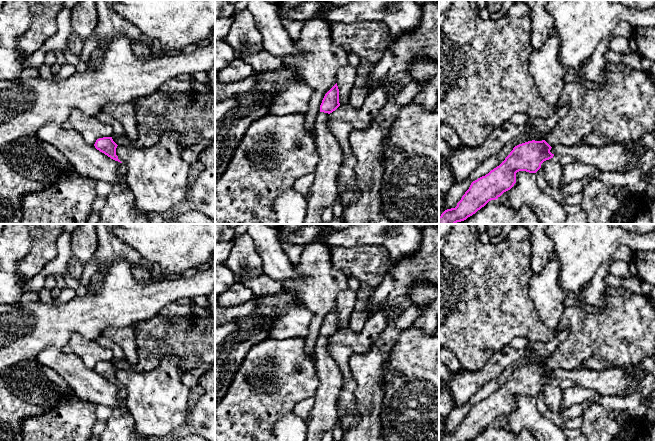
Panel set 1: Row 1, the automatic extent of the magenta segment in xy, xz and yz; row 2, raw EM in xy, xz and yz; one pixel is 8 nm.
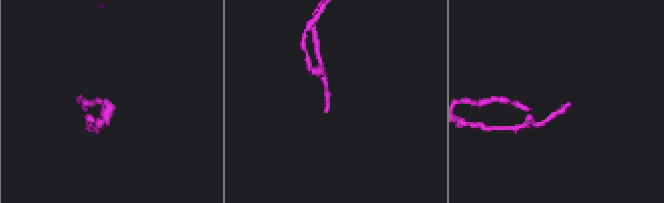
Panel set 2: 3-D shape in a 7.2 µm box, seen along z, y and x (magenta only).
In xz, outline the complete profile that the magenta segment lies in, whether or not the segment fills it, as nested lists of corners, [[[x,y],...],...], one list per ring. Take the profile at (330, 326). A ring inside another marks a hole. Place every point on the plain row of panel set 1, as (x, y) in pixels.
[[[337,307],[325,318],[315,345],[315,368],[319,385],[313,397],[314,406],[306,419],[305,441],[321,441],[323,435],[339,423],[337,399],[344,375],[330,355],[330,338],[340,330]]]

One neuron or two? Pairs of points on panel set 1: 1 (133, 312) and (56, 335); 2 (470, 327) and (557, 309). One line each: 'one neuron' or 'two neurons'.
1: one neuron
2: two neurons

